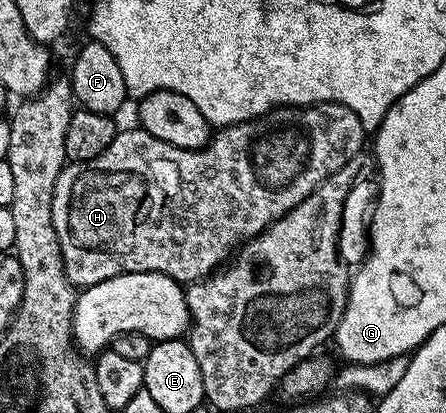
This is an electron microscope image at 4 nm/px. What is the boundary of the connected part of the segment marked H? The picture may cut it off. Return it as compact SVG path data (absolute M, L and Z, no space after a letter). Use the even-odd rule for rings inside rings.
M311 104L308 108L275 108L273 111L268 112L265 116L259 116L255 120L244 120L238 124L231 124L228 128L222 128L212 133L211 139L204 148L196 148L195 150L183 150L179 146L171 146L167 142L159 142L159 138L155 138L151 134L147 134L139 126L133 126L126 130L118 131L117 137L111 142L111 146L107 146L107 150L103 150L103 154L99 154L95 158L90 160L84 160L78 164L69 162L66 163L62 172L59 174L58 181L54 186L54 202L51 204L51 218L53 219L53 225L55 226L55 234L57 235L57 241L61 247L61 257L65 263L65 273L67 278L78 289L90 288L95 282L103 282L107 278L115 278L119 274L124 272L162 272L171 277L172 280L178 282L192 282L195 280L203 280L206 276L218 271L234 255L235 249L244 244L247 240L252 240L253 237L259 235L264 228L270 228L272 224L279 219L280 216L286 216L289 211L295 206L299 206L299 202L303 202L307 199L316 188L323 183L331 174L335 174L341 169L347 162L351 162L351 158L361 156L363 147L367 144L367 133L363 122L359 122L359 118L351 110L347 110L342 104Z

